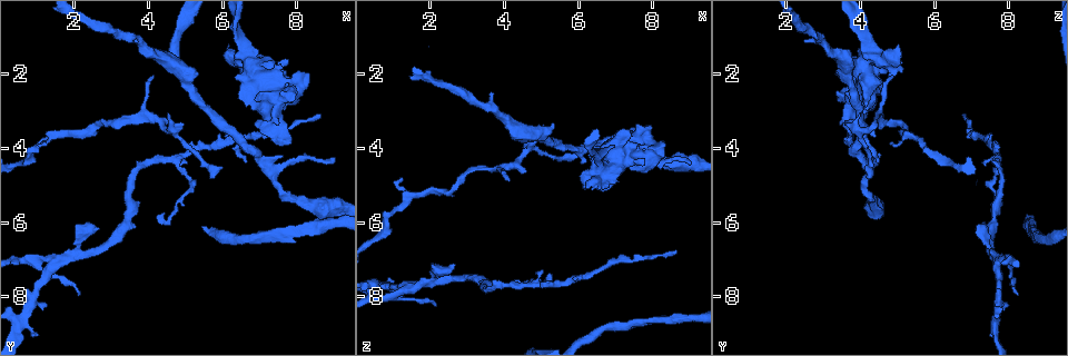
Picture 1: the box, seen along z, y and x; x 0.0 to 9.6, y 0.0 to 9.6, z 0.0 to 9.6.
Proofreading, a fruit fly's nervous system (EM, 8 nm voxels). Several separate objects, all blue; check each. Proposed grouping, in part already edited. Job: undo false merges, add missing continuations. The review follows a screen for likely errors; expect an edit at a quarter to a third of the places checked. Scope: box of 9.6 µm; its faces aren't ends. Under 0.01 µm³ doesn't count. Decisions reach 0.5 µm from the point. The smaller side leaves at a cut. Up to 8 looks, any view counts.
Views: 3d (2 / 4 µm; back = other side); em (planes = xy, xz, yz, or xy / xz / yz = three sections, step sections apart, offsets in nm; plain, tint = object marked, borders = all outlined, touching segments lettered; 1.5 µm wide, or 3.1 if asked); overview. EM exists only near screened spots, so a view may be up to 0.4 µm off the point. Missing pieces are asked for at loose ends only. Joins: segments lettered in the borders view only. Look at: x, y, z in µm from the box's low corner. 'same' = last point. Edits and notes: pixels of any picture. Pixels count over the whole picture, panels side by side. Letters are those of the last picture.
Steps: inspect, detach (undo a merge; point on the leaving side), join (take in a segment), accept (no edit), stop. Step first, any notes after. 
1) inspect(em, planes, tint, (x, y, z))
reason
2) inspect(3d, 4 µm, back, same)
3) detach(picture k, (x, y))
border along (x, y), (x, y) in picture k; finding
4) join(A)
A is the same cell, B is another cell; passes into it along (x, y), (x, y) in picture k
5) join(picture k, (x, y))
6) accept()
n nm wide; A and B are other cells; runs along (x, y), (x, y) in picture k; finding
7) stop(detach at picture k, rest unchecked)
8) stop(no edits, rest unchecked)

inspect(3d, 2 µm, (1.70, 7.00, 7.70))
two arms at a narrow angle

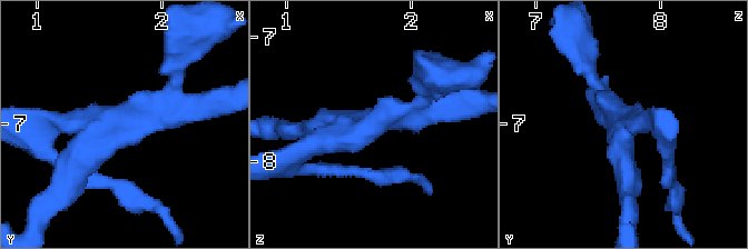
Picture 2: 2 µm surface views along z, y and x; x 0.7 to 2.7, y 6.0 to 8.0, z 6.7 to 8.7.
inspect(em, planes, tint, (1.64, 7.00, 7.70))
4 arms; need the tissue

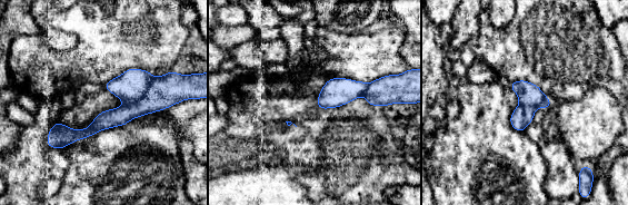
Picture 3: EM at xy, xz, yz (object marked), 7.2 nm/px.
inspect(em, planes, borders, same)
see the neighbours

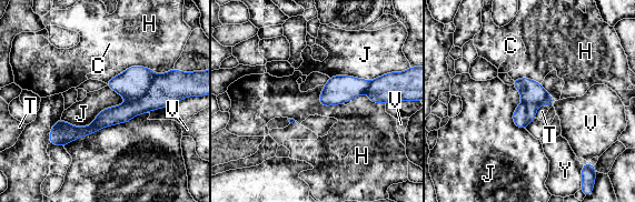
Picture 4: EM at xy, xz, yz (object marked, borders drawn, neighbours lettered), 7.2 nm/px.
detach(picture 4, (135, 81))
C, H, J, T, V and Y are other cells; border along (157, 76), (142, 94), (131, 99) in picture 4; a second neuron is stuck on

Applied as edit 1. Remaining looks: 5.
inspect(overview)
see it whole again

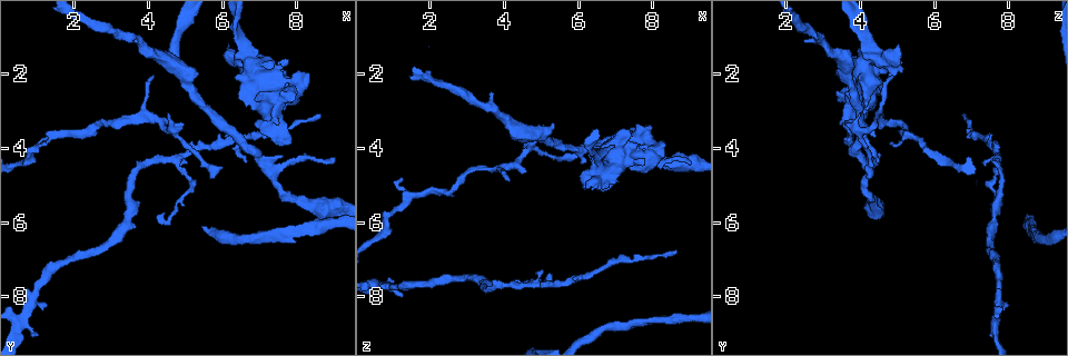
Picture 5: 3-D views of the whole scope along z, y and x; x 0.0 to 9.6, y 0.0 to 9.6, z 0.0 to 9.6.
inspect(em, yz, step 4, tint, (5.75, 4.85, 4.20))
tapers out

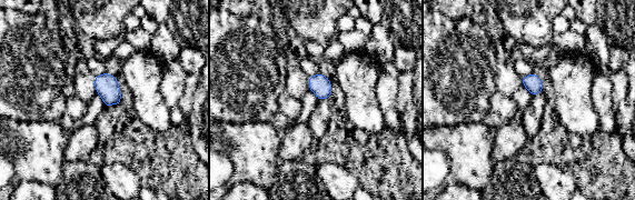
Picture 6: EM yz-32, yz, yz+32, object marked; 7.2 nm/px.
inspect(em, xz, step 4, borders, same)
another direction

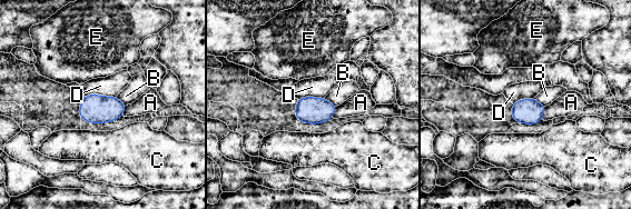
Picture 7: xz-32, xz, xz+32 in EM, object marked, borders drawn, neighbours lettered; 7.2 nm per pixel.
accept()
D touches over 240 nm; A, B, C, D and E are other cells; none of them fits

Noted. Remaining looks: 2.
stop(detach at picture 4, rest unchecked)

